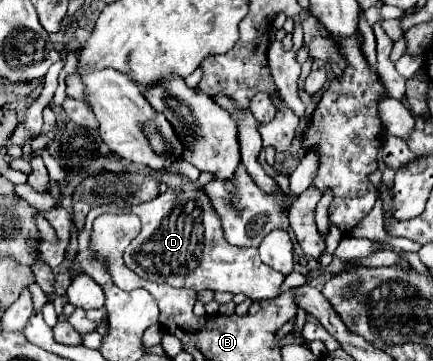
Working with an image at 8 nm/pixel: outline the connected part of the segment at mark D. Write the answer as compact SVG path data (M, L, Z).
M168 190L154 200L138 204L134 212L142 220L142 228L138 238L124 250L124 264L140 274L140 278L192 288L196 292L204 288L230 294L242 292L252 300L278 296L284 276L264 266L256 248L234 248L226 244L218 216L214 216L214 208L210 208L210 200L206 200L202 190Z

